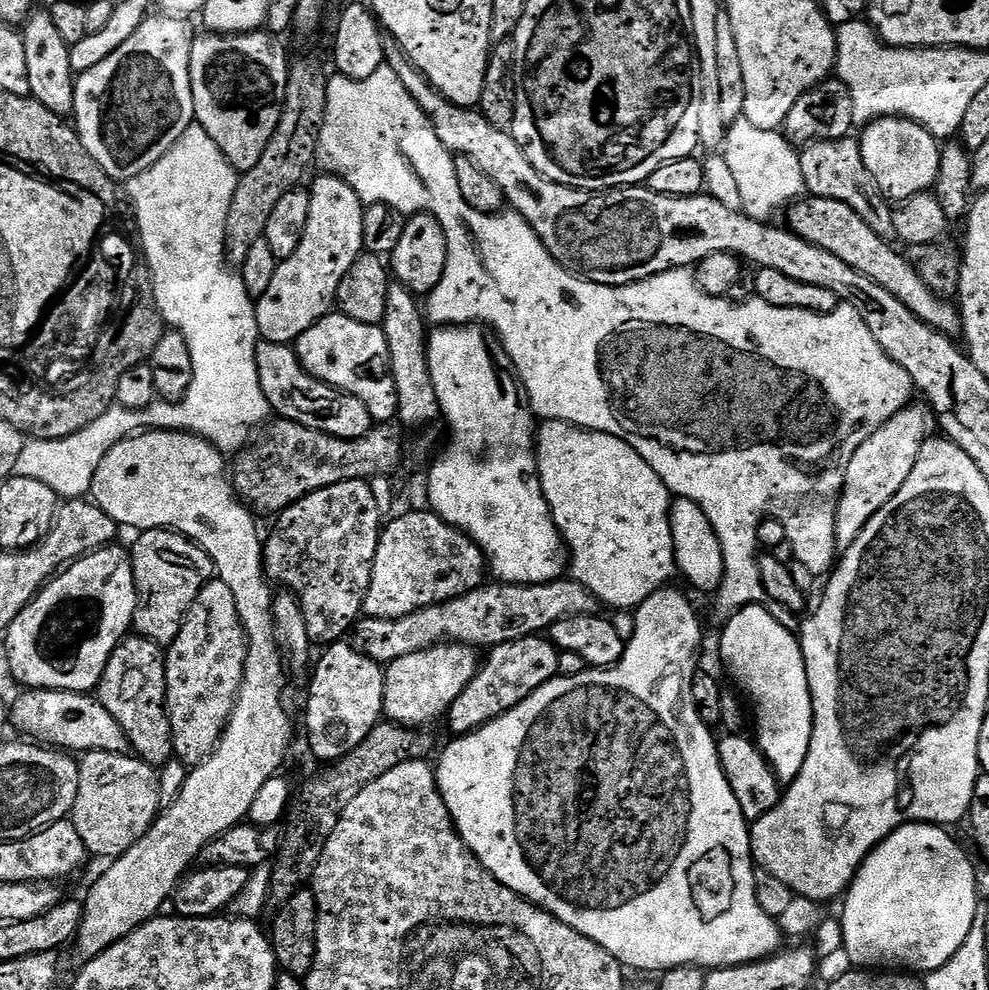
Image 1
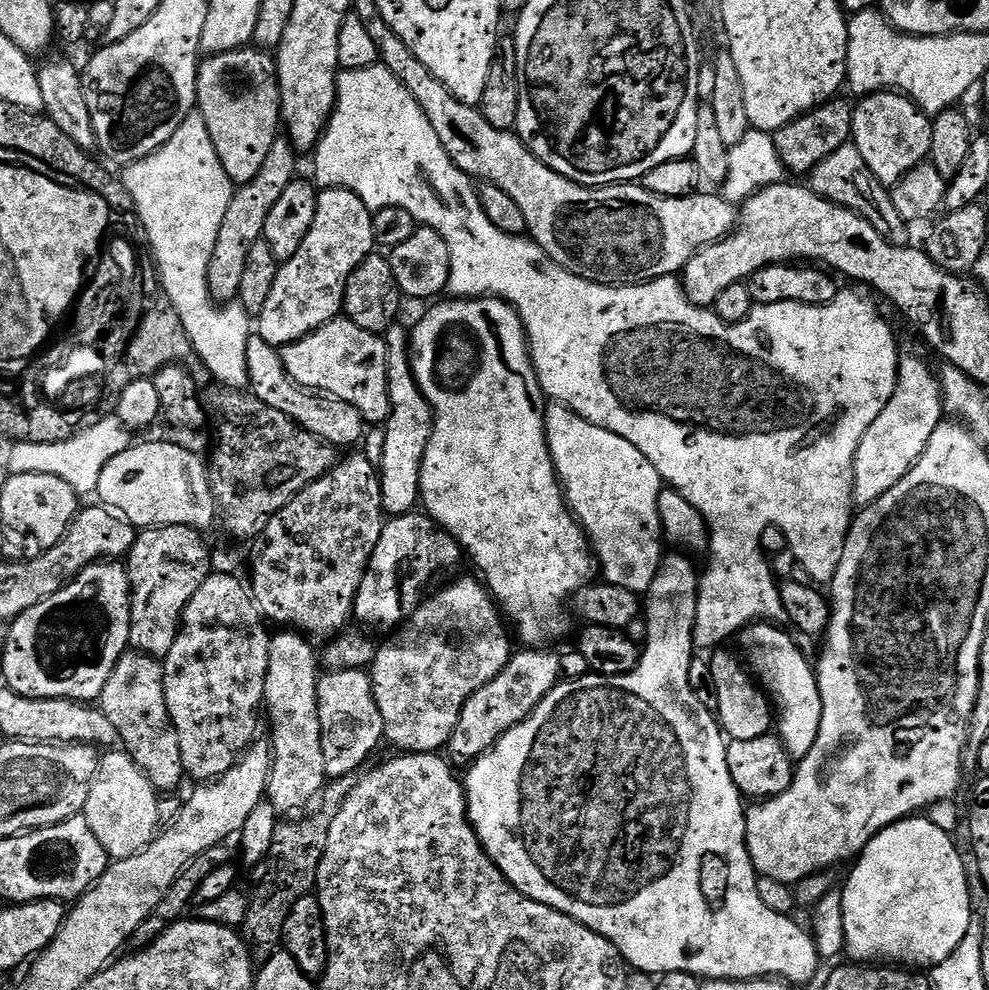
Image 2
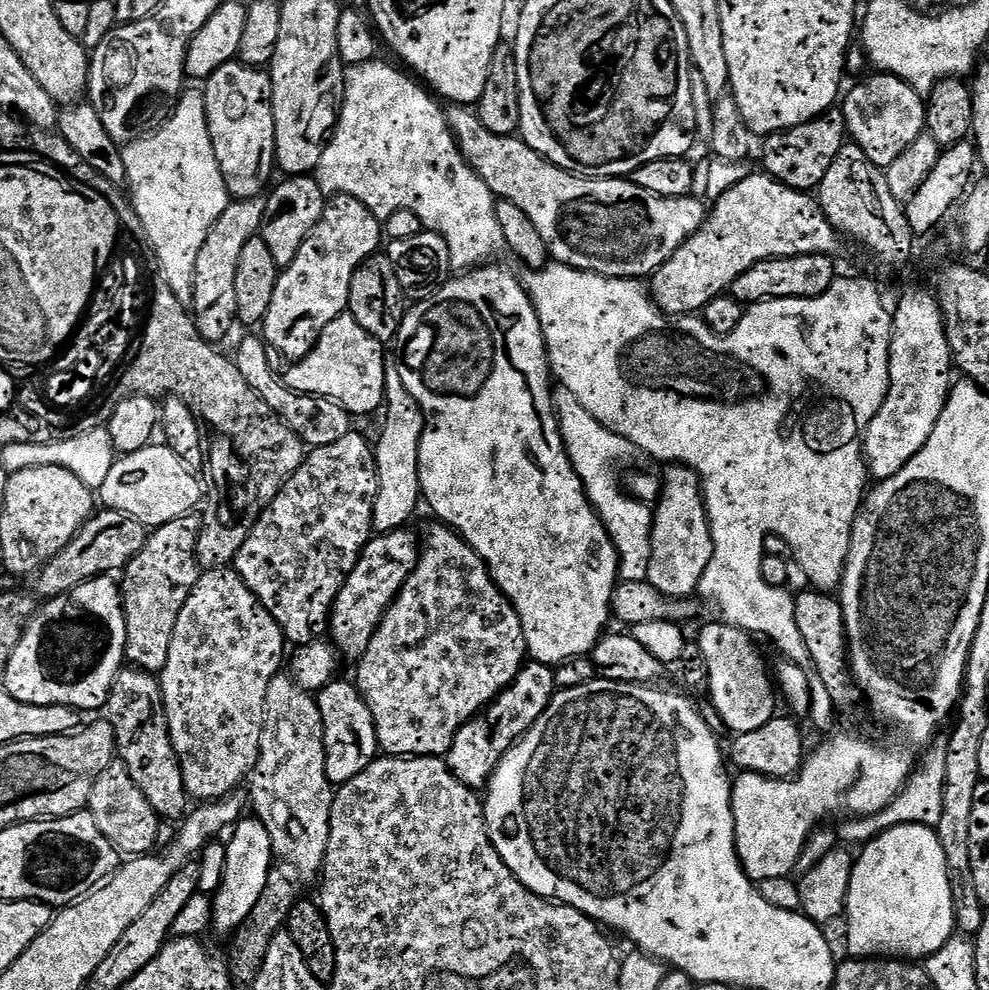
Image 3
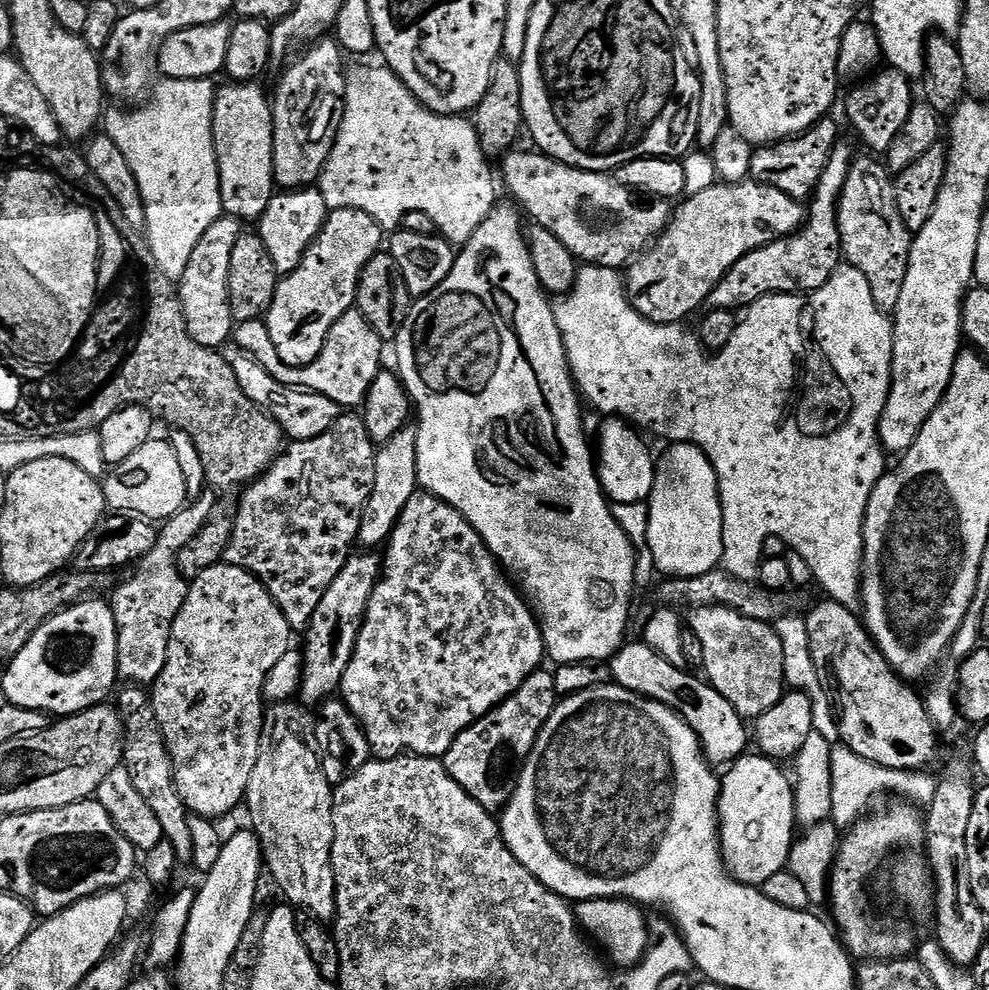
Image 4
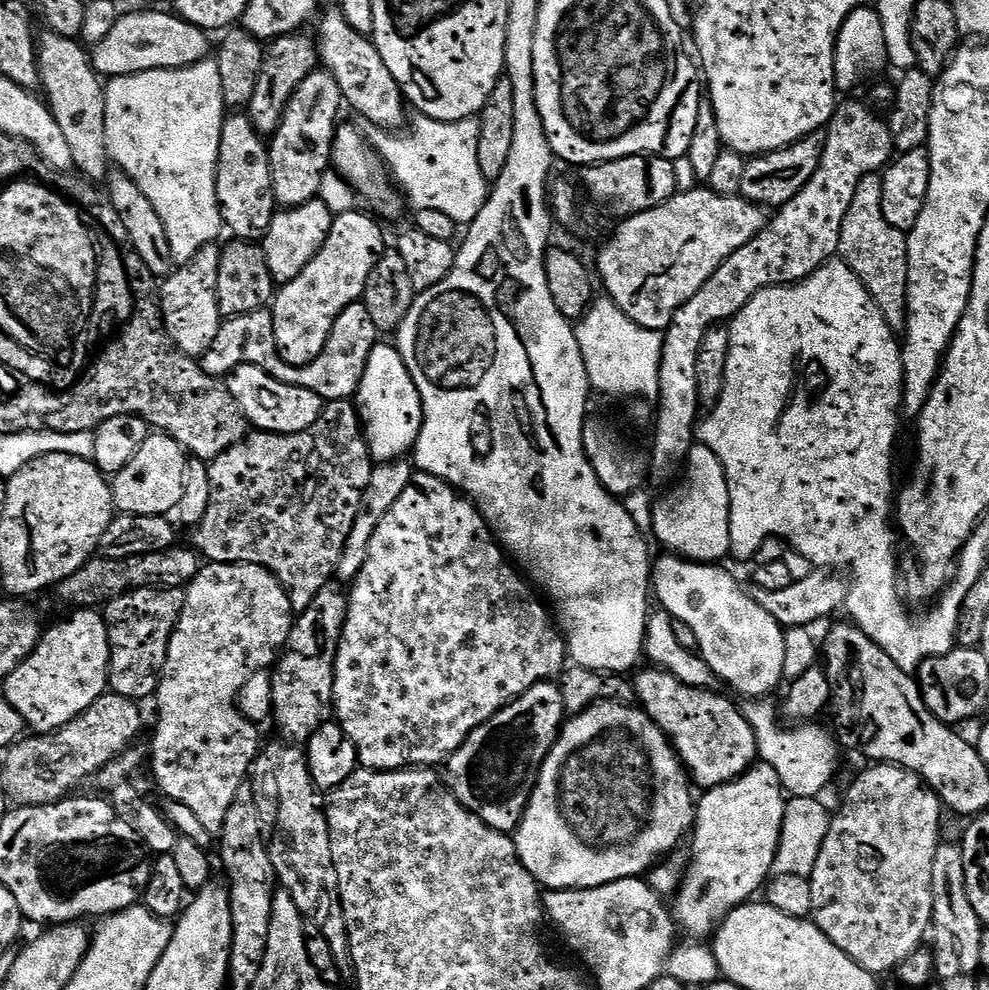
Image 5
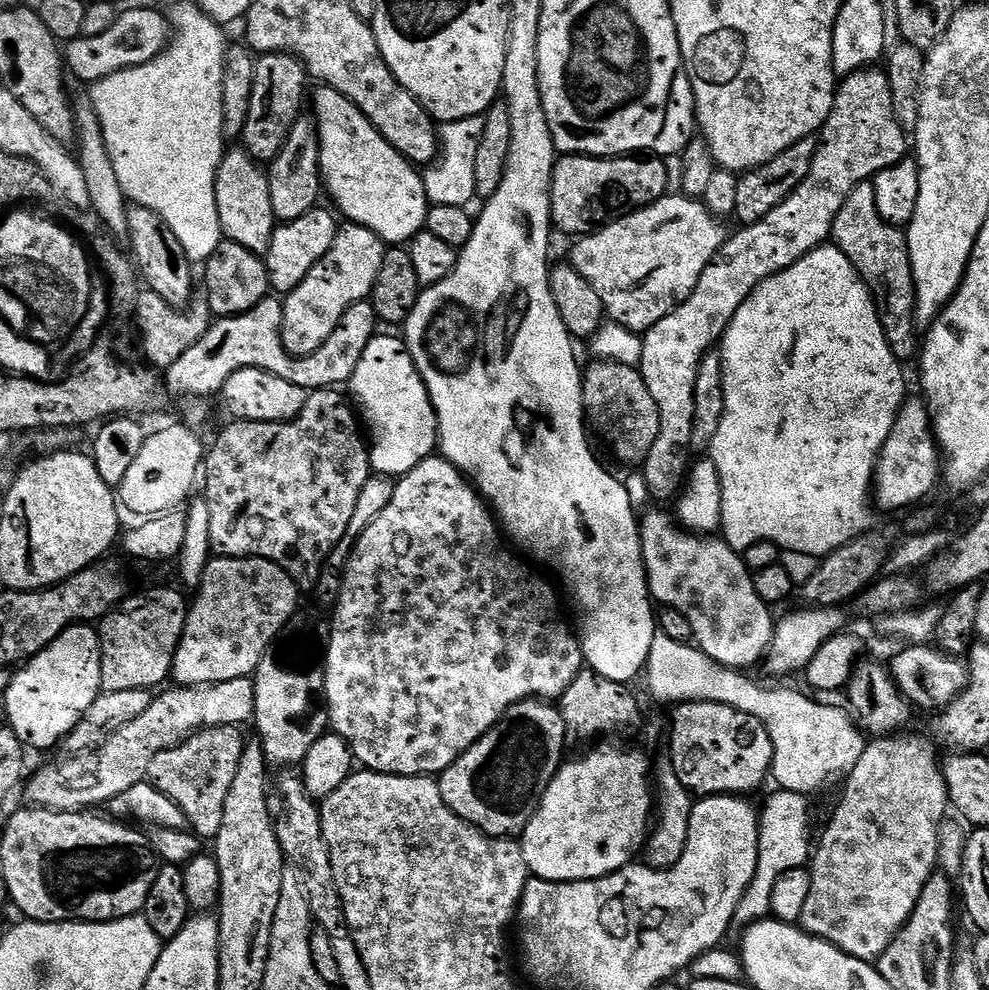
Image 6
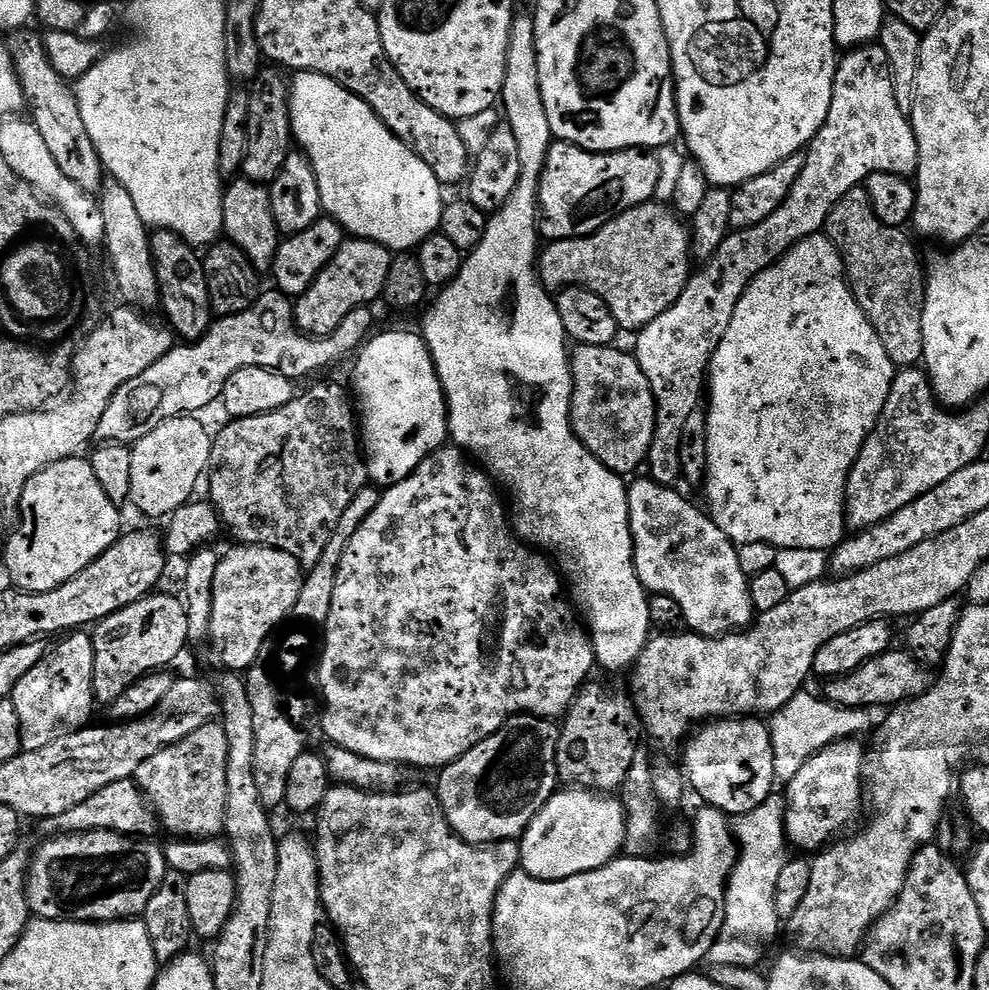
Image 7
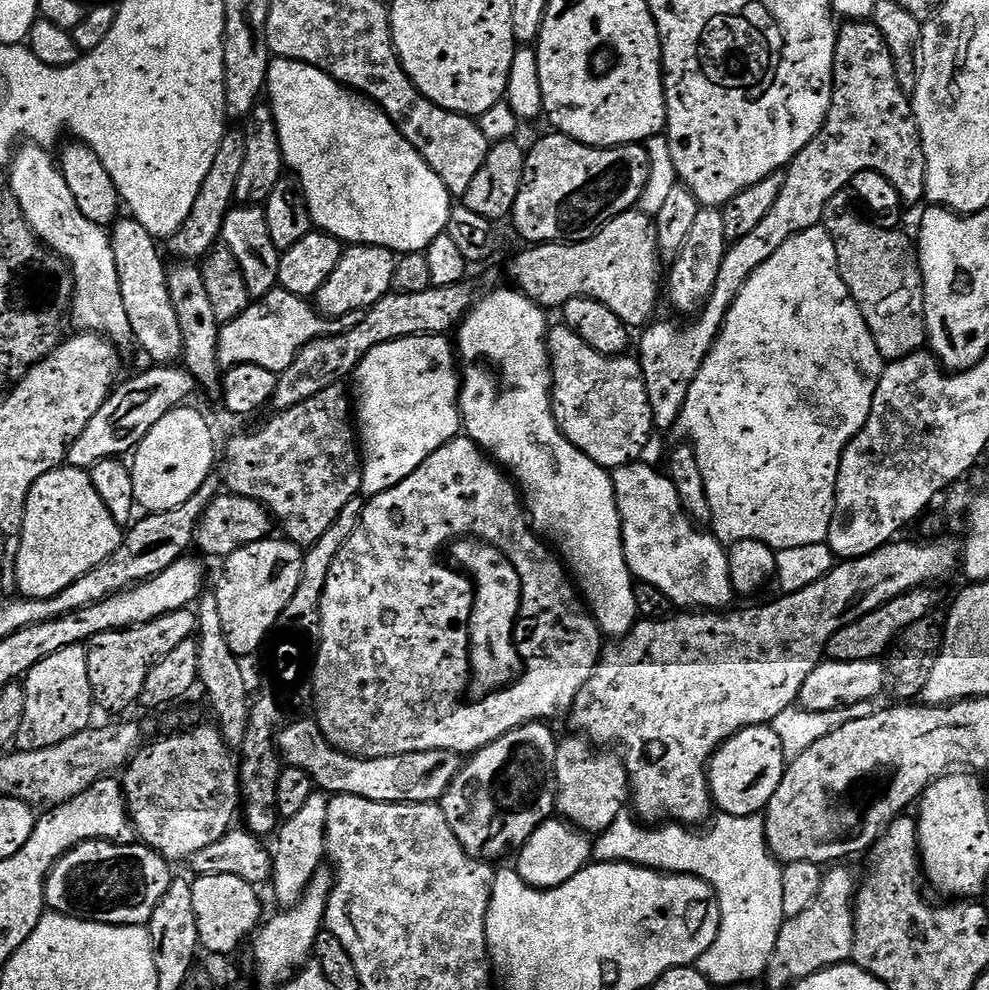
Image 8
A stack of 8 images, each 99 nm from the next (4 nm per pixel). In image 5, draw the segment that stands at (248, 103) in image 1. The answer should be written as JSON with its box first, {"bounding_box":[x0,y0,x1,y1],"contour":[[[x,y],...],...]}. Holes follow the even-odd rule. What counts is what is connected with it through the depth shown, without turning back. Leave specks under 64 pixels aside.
{"bounding_box":[216,114,278,241],"contour":[[[232,114],[222,126],[216,167],[216,193],[224,226],[235,239],[259,241],[276,216],[278,205],[270,178],[270,158],[265,137],[247,114]]]}

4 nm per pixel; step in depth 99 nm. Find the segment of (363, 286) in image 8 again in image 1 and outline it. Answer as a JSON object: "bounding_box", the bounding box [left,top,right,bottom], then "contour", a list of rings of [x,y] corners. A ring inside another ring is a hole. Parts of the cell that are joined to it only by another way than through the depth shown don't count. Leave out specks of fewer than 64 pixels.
{"bounding_box":[255,174,365,344],"contour":[[[320,174],[310,184],[310,218],[306,218],[302,242],[293,256],[277,263],[270,290],[266,290],[266,294],[255,301],[256,321],[263,339],[279,344],[292,344],[303,332],[310,330],[310,326],[314,326],[323,316],[333,311],[342,278],[346,278],[350,266],[354,266],[354,262],[365,251],[362,230],[365,207],[364,201],[358,198],[356,191],[342,178]]]}

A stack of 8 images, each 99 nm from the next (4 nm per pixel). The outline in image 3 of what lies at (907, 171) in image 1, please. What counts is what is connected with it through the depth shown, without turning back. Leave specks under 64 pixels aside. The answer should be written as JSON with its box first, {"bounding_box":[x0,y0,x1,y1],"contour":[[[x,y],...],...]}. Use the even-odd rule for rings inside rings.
{"bounding_box":[842,74,926,169],"contour":[[[887,74],[871,75],[865,75],[861,84],[856,84],[849,92],[847,89],[843,93],[842,111],[851,143],[857,144],[866,158],[870,158],[870,162],[885,169],[890,166],[890,162],[894,162],[894,158],[898,158],[898,154],[902,154],[902,150],[906,150],[906,146],[925,135],[926,100],[902,78]]]}

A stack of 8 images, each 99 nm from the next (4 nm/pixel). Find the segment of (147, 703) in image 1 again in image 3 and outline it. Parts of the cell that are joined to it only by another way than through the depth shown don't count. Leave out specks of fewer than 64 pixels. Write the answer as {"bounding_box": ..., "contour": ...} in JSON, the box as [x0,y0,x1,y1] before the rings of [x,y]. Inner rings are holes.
{"bounding_box":[106,666,190,821],"contour":[[[131,666],[121,668],[120,673],[114,678],[112,689],[108,695],[106,719],[112,725],[116,735],[116,752],[119,759],[126,766],[130,778],[134,778],[134,784],[142,790],[142,794],[146,794],[146,802],[150,802],[150,806],[156,811],[161,821],[183,821],[190,811],[190,797],[182,778],[180,755],[174,750],[170,738],[159,679],[153,673],[144,672],[140,668]]]}

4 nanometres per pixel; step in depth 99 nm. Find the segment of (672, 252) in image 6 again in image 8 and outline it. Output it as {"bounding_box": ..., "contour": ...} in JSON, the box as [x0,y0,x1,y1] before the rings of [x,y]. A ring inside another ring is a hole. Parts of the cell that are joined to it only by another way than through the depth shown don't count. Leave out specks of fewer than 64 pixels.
{"bounding_box":[511,210,662,329],"contour":[[[633,210],[623,212],[621,216],[613,216],[599,232],[595,232],[581,244],[553,242],[528,246],[525,249],[525,252],[518,253],[512,260],[511,283],[541,308],[560,310],[574,298],[594,298],[602,302],[602,306],[610,306],[610,310],[614,310],[614,314],[618,314],[618,318],[622,318],[629,329],[643,329],[653,319],[652,310],[656,306],[656,299],[659,296],[661,299],[662,296],[662,257],[656,244],[653,217],[644,212]]]}

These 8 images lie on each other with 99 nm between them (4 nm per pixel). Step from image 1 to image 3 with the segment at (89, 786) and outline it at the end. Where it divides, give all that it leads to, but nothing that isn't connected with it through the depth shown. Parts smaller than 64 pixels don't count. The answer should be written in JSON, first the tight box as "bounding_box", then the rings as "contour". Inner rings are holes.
{"bounding_box":[86,762,162,857],"contour":[[[123,762],[108,764],[106,770],[98,774],[86,808],[94,822],[98,822],[98,830],[102,830],[116,851],[125,857],[147,856],[157,847],[156,835],[162,821],[150,802],[146,802],[146,794],[142,794],[142,790],[134,784],[134,778],[130,778]]]}

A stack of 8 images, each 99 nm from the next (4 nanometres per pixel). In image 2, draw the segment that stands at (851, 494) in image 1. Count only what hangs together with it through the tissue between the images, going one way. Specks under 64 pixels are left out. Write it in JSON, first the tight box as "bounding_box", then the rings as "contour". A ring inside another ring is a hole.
{"bounding_box":[852,356,945,505],"contour":[[[920,356],[899,357],[896,365],[896,389],[886,402],[886,410],[860,439],[852,463],[852,498],[857,505],[873,504],[886,490],[898,486],[904,475],[920,461],[934,430],[945,415],[937,373]]]}

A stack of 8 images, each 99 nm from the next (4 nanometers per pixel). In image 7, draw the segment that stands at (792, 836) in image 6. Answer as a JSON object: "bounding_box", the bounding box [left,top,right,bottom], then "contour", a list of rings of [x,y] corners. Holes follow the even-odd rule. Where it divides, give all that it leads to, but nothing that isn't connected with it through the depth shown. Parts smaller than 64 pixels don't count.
{"bounding_box":[706,794,790,968],"contour":[[[773,794],[766,798],[766,802],[762,802],[762,806],[758,806],[758,810],[750,810],[744,816],[735,817],[734,835],[738,841],[738,859],[724,895],[724,925],[706,957],[712,968],[757,967],[761,963],[759,960],[767,954],[776,931],[779,928],[781,931],[778,910],[774,910],[774,889],[778,883],[778,874],[782,874],[790,859],[788,834],[784,829],[785,807],[785,797]]]}

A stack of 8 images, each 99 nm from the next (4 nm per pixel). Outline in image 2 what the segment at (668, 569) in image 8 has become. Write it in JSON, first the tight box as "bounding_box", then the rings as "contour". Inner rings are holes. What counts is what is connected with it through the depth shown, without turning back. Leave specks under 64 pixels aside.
{"bounding_box":[710,650,774,742],"contour":[[[728,650],[713,651],[710,663],[716,691],[714,712],[720,721],[725,737],[729,741],[750,742],[750,738],[762,738],[769,735],[774,728],[774,708],[769,697],[754,679],[751,671],[746,670],[741,657],[731,656],[730,653],[724,651]]]}

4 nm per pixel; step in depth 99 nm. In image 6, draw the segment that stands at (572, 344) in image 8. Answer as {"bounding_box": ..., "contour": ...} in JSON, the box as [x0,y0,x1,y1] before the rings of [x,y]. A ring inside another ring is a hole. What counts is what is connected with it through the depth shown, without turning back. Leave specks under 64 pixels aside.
{"bounding_box":[583,359,658,465],"contour":[[[597,359],[583,369],[584,381],[584,415],[591,431],[601,436],[616,451],[616,456],[624,464],[643,465],[650,454],[650,446],[654,446],[654,438],[658,438],[658,406],[654,406],[654,398],[650,398],[650,390],[646,390],[646,382],[642,378],[639,367],[632,368],[625,362]]]}

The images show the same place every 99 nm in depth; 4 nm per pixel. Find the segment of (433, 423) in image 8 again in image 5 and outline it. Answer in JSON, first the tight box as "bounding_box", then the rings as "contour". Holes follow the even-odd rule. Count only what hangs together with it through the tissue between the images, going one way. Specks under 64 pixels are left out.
{"bounding_box":[354,342,424,462],"contour":[[[378,342],[374,350],[370,350],[360,389],[354,397],[368,453],[376,462],[407,457],[415,449],[416,440],[424,425],[424,407],[414,386],[414,378],[410,378],[410,370],[406,370],[406,362],[400,357],[399,348],[388,344]]]}

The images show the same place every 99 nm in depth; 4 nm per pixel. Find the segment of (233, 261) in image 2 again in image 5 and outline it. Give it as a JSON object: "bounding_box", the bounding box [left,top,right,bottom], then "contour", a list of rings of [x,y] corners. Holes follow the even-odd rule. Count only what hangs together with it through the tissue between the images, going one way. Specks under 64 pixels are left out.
{"bounding_box":[158,243,222,358],"contour":[[[219,243],[202,246],[202,250],[198,250],[190,262],[179,265],[158,288],[160,315],[164,317],[166,335],[177,352],[185,352],[193,358],[203,358],[206,350],[214,346],[214,338],[218,338],[222,323],[216,289],[220,250]]]}

